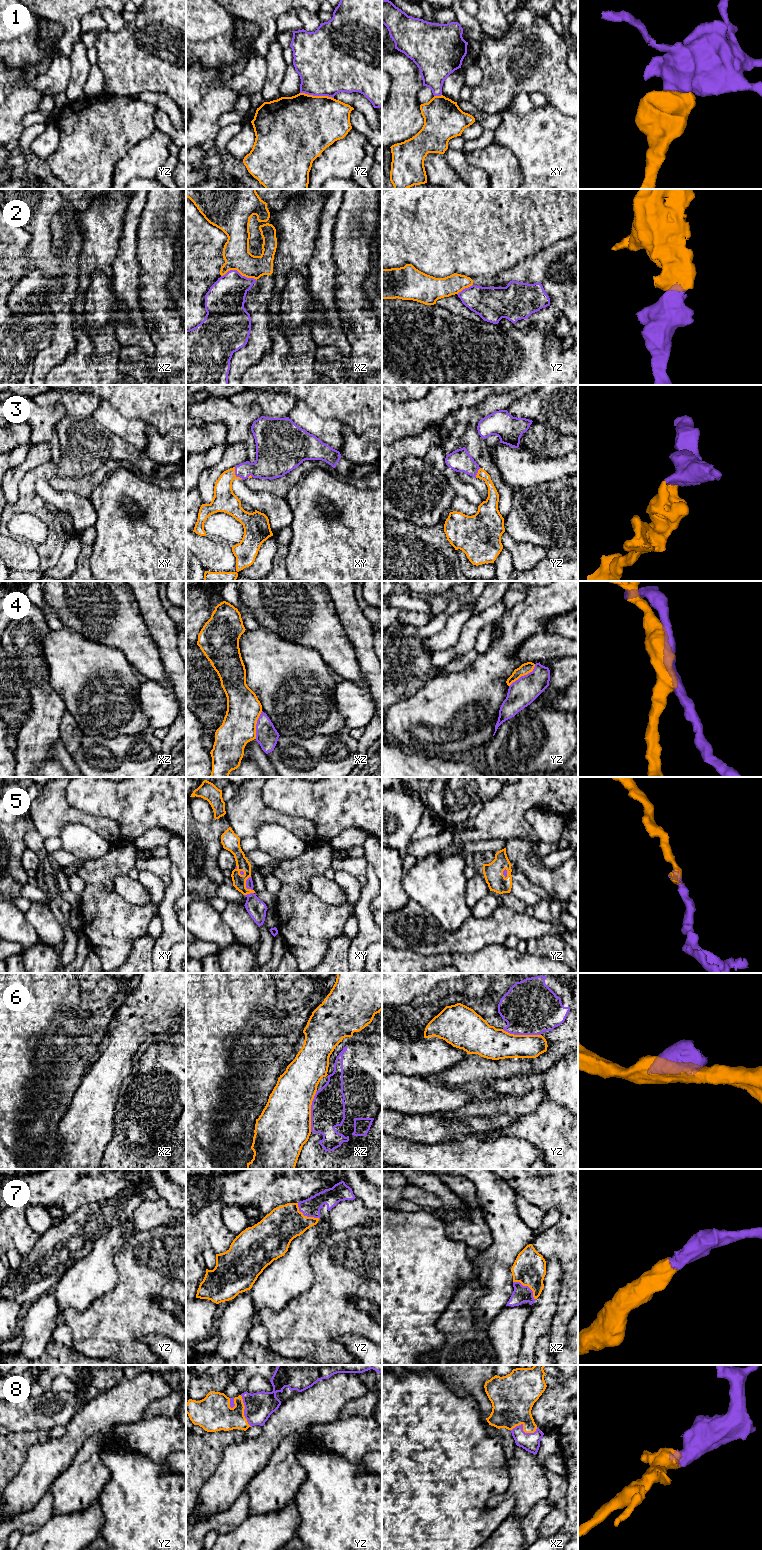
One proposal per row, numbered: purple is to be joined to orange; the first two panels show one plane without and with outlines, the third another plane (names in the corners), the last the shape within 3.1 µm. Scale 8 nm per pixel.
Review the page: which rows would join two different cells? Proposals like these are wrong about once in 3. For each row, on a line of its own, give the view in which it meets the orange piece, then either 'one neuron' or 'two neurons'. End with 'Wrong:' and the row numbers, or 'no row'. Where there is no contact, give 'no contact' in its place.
1: yz | two neurons
2: xz | two neurons
3: xy | one neuron
4: yz | two neurons
5: xy | one neuron
6: xz | two neurons
7: xz | one neuron
8: xz | one neuron
Wrong: 1, 2, 4, 6

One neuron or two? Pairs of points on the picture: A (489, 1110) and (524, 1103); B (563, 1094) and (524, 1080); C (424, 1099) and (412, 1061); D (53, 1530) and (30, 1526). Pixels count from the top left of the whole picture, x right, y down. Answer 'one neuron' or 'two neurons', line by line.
A: one neuron
B: one neuron
C: two neurons
D: two neurons

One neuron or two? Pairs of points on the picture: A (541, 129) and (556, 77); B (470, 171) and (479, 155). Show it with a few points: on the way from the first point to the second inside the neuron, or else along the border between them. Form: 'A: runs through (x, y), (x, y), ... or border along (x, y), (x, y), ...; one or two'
A: border along (547, 102), (567, 116); two
B: border along (464, 153), (467, 161), (481, 168), (489, 178); two

